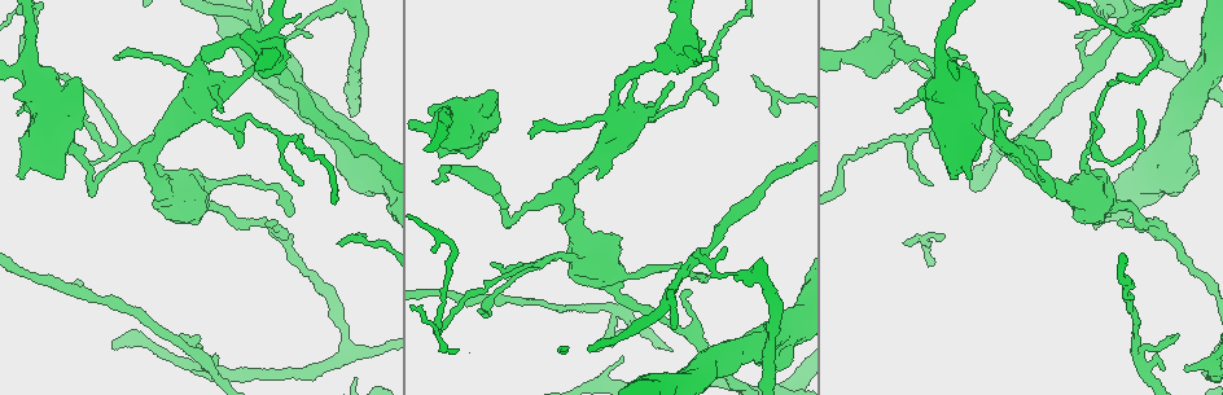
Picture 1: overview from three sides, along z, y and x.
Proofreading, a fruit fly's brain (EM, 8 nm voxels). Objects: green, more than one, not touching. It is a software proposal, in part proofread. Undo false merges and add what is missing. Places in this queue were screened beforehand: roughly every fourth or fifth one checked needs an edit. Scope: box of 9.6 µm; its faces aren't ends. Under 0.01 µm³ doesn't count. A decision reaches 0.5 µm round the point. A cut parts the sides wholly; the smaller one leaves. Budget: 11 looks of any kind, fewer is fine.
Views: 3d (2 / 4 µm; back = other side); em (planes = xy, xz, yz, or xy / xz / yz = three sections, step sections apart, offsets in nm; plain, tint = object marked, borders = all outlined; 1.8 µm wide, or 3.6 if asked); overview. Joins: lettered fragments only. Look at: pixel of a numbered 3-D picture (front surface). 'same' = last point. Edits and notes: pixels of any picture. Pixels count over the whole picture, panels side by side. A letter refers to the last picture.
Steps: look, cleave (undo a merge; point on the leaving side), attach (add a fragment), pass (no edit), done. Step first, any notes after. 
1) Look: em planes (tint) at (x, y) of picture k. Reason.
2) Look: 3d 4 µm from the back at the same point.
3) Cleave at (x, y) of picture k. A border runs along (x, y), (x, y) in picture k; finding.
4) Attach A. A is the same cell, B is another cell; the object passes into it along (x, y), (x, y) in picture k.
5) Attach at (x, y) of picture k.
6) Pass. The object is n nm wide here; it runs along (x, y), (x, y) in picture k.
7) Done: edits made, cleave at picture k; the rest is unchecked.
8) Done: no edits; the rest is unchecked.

Look: 3d 2 µm at (261, 13) of picture 1. Free end.

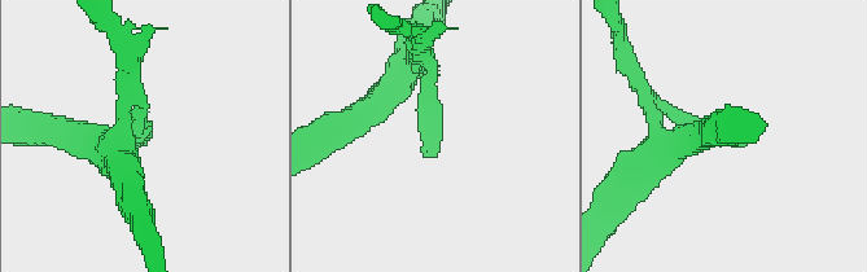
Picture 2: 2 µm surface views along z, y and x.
Look: em xy step 4 (borders) at (426, 156) of picture 2.

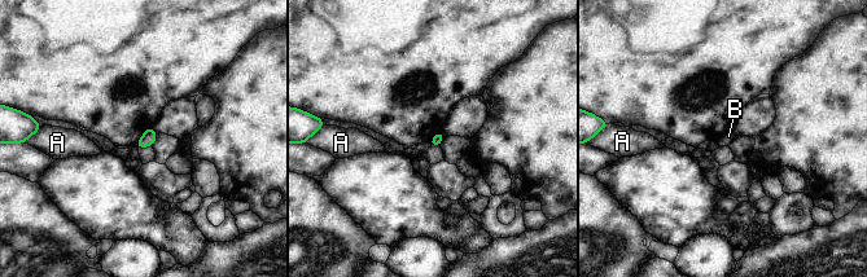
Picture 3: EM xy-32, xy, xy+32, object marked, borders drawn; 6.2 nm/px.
Look: em planes (borders) at the same point.

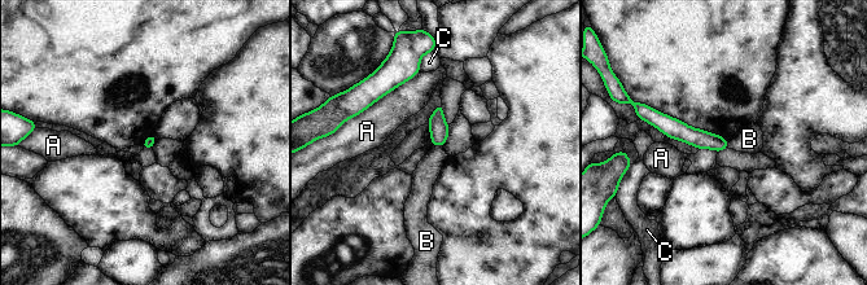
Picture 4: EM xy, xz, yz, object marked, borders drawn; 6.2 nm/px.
Pass. A, B and C are other cells; it runs along (653, 117), (691, 136), (725, 145) in picture 4; none of them fits.

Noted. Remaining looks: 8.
Look: 3d 2 µm at (1010, 115) of picture 1. Tapers out.

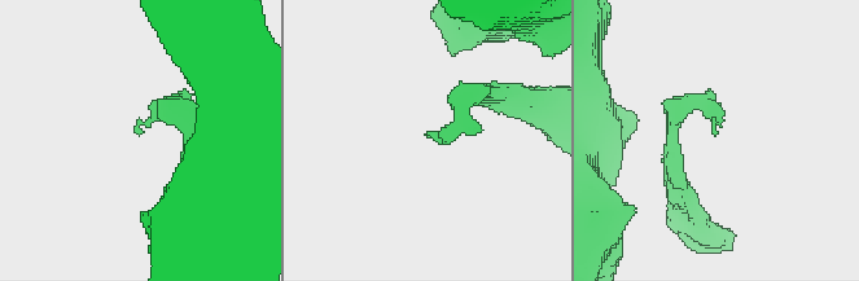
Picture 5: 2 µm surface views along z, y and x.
Look: em yz step 8 (borders) at (424, 135) of picture 5. Need the tissue.

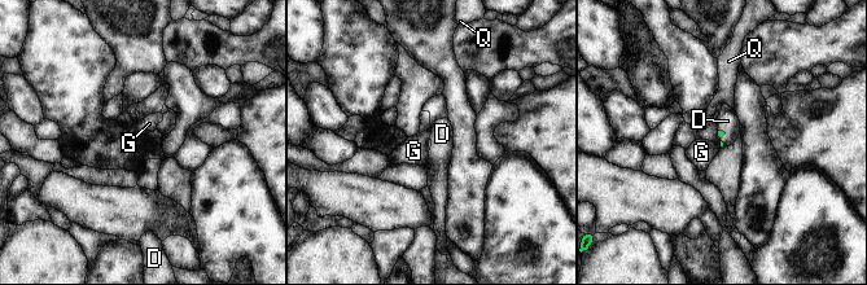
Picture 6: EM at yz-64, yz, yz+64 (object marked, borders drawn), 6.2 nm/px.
Look: em planes (borders) at the same point.

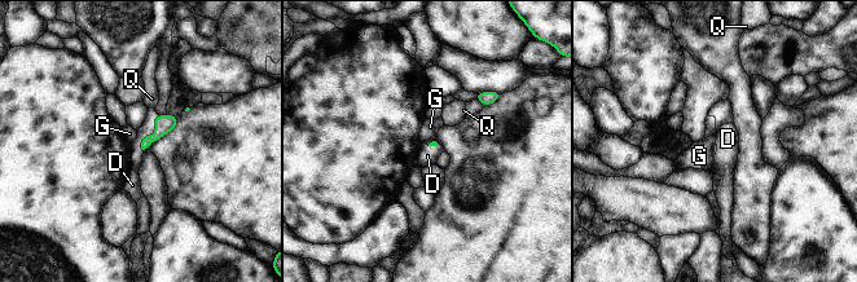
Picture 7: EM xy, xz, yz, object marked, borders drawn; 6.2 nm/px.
Attach D. D is the same cell, G and Q are other cells; the object passes into it along (166, 123), (148, 136), (148, 128) in picture 7; it goes on there.

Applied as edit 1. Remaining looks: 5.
Look: overview. See it whole again.

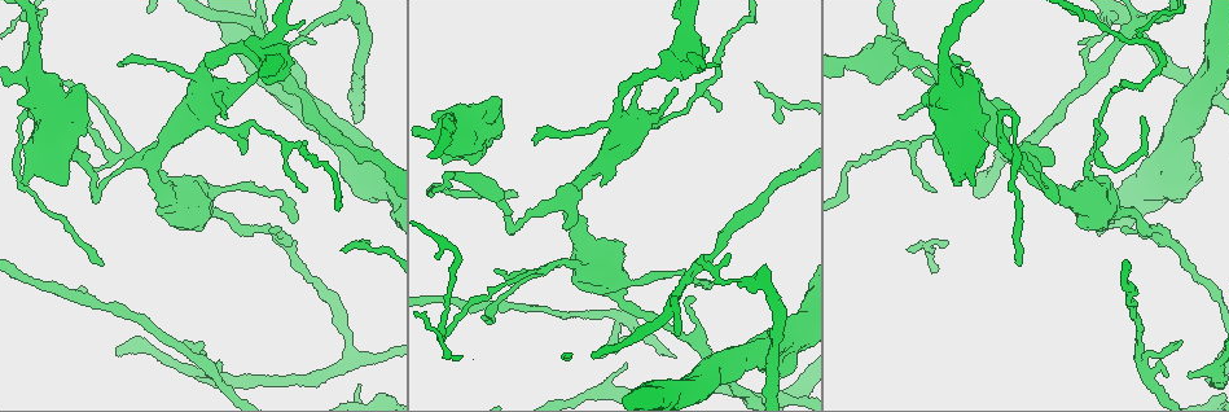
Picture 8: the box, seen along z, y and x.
Look: 3d 4 µm at (1163, 57) of picture 8. Sharp bend.

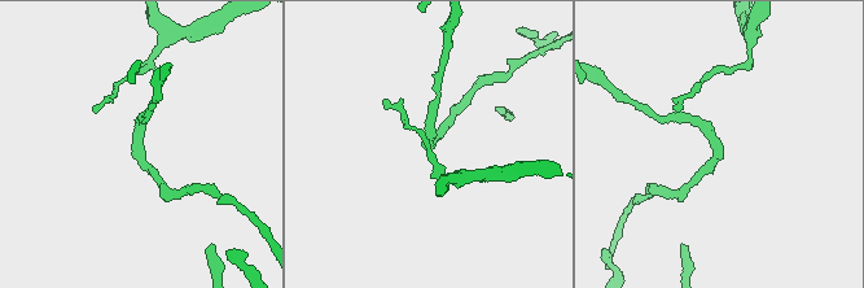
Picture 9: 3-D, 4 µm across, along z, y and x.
Look: em 3.6 µm planes (plain) at (716, 140) of picture 9.

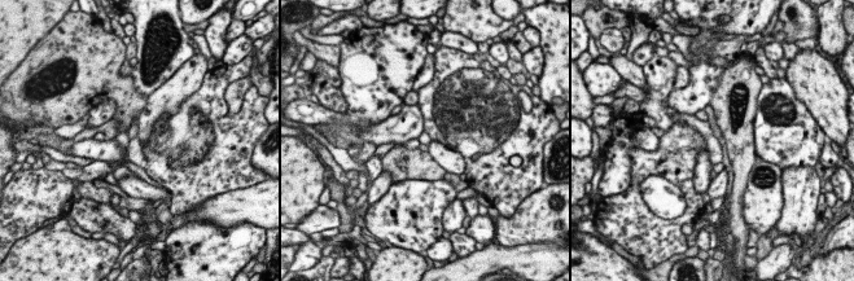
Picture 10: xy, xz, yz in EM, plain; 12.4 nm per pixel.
Look: em 3.6 µm planes (borders) at the same point. What lies round it.

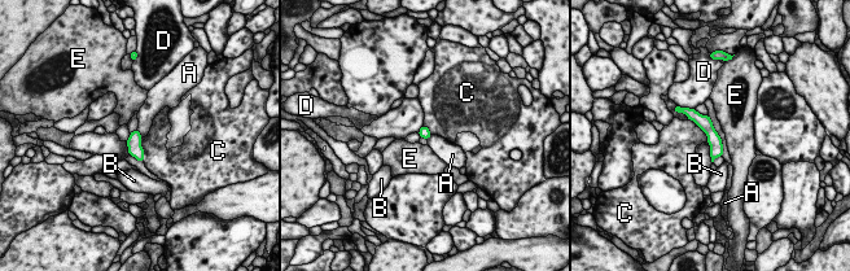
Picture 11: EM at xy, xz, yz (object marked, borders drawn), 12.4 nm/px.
Pass. The object is 130 nm wide here; A, B, C, D and E are other cells; all the same cell.

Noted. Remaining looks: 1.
Look: em 3.6 µm planes (borders) at (974, 184) of picture 8. Free end.

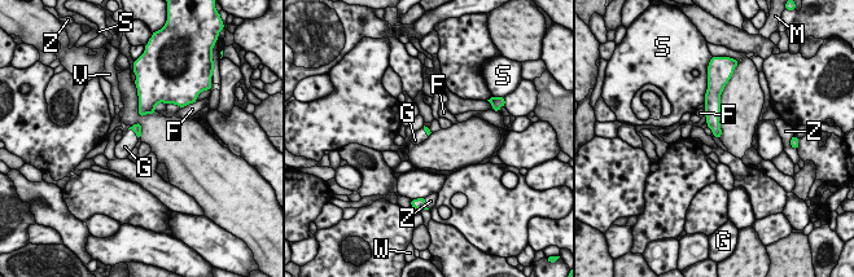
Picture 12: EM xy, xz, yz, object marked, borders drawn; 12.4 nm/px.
Attach G. G is the same cell, F, M, S, V, W and Z are other cells; the object passes into it along (136, 127), (136, 133), (125, 146) in picture 12; it goes on there.

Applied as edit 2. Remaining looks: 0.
Done: edits made, attach at picture 7, attach at picture 12; the rest is unchecked.

